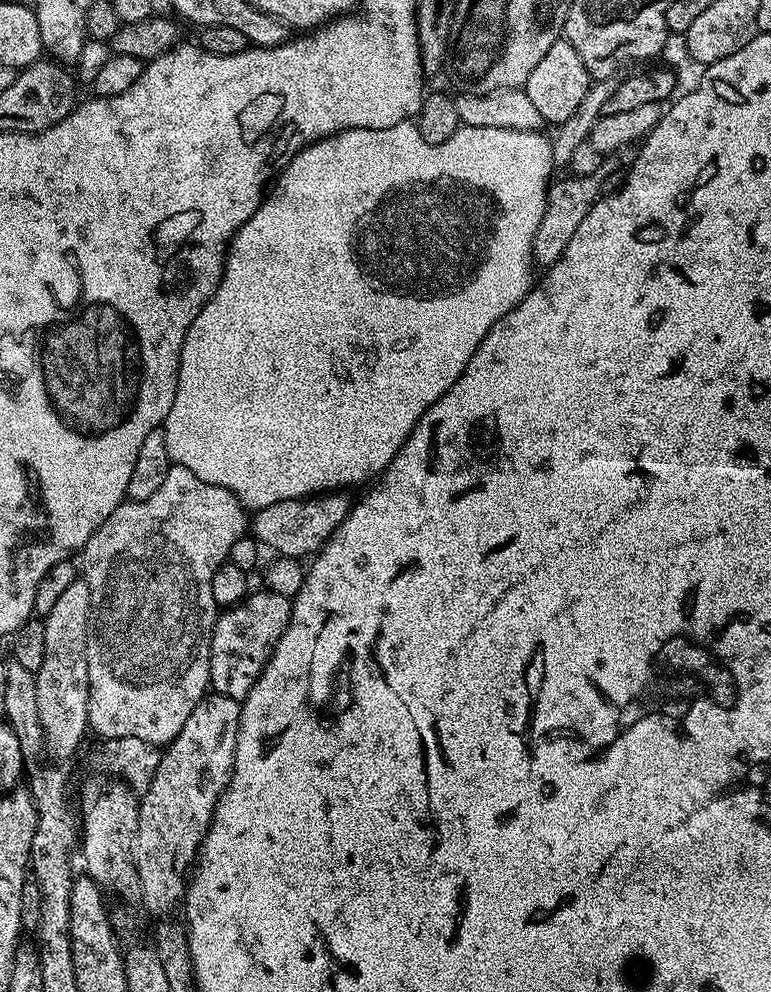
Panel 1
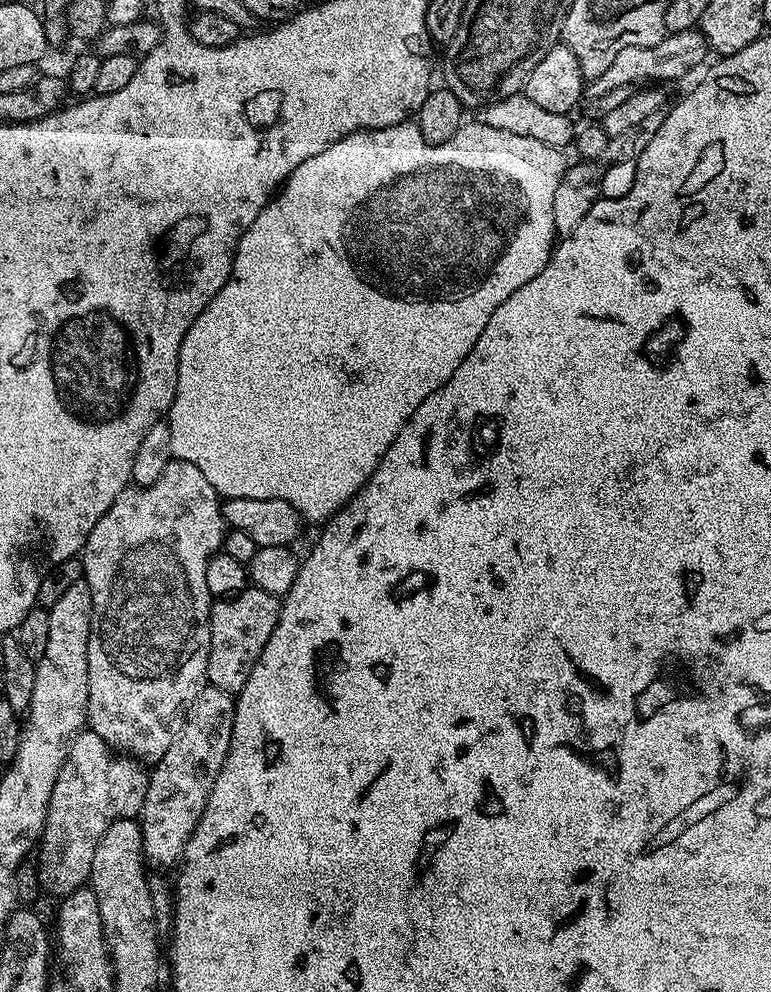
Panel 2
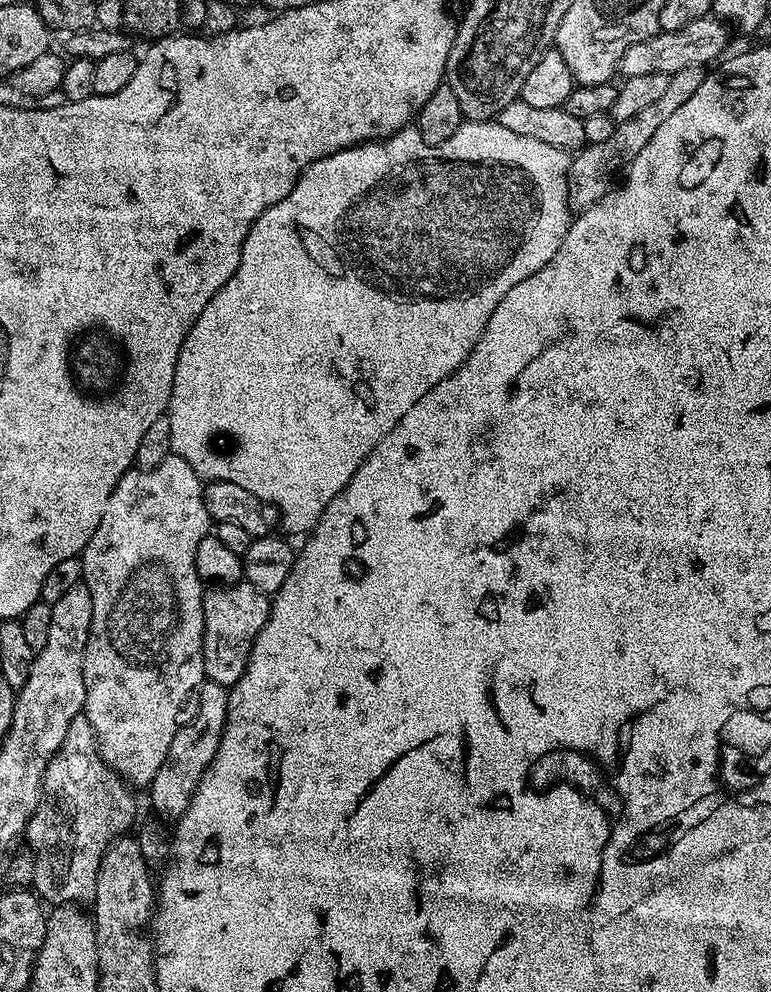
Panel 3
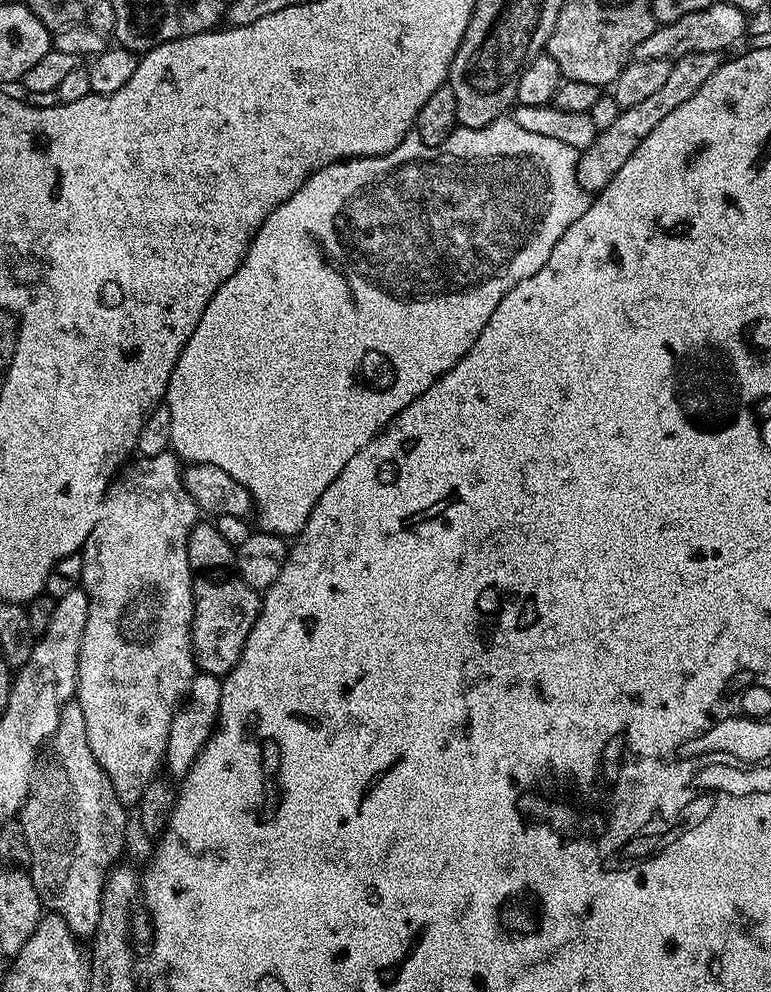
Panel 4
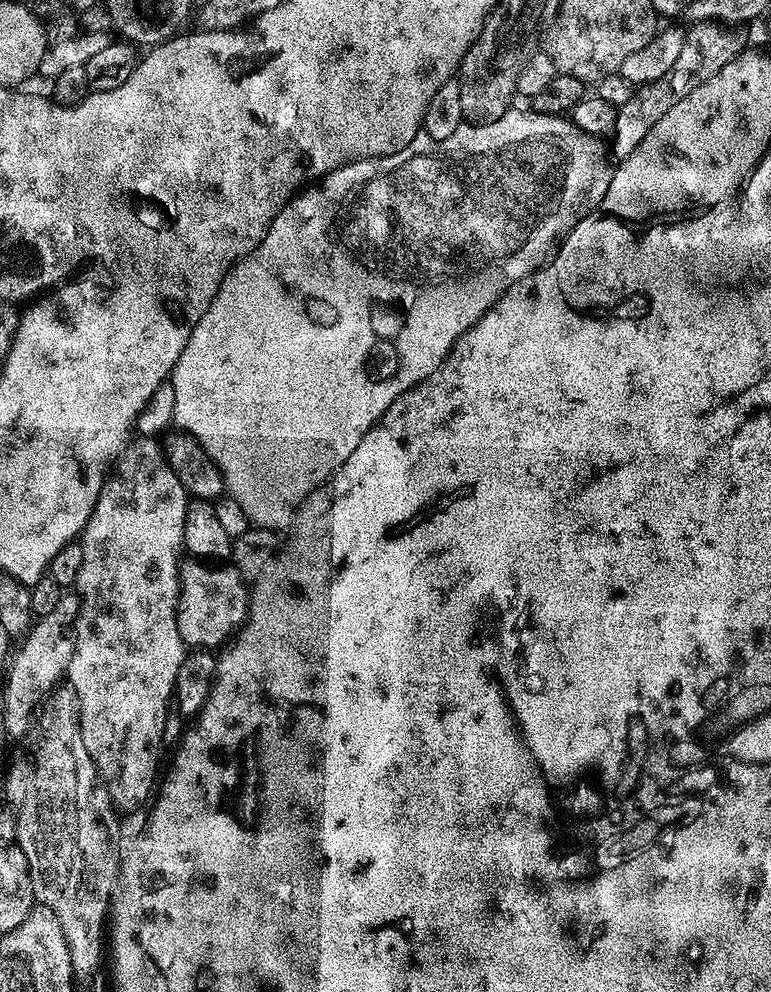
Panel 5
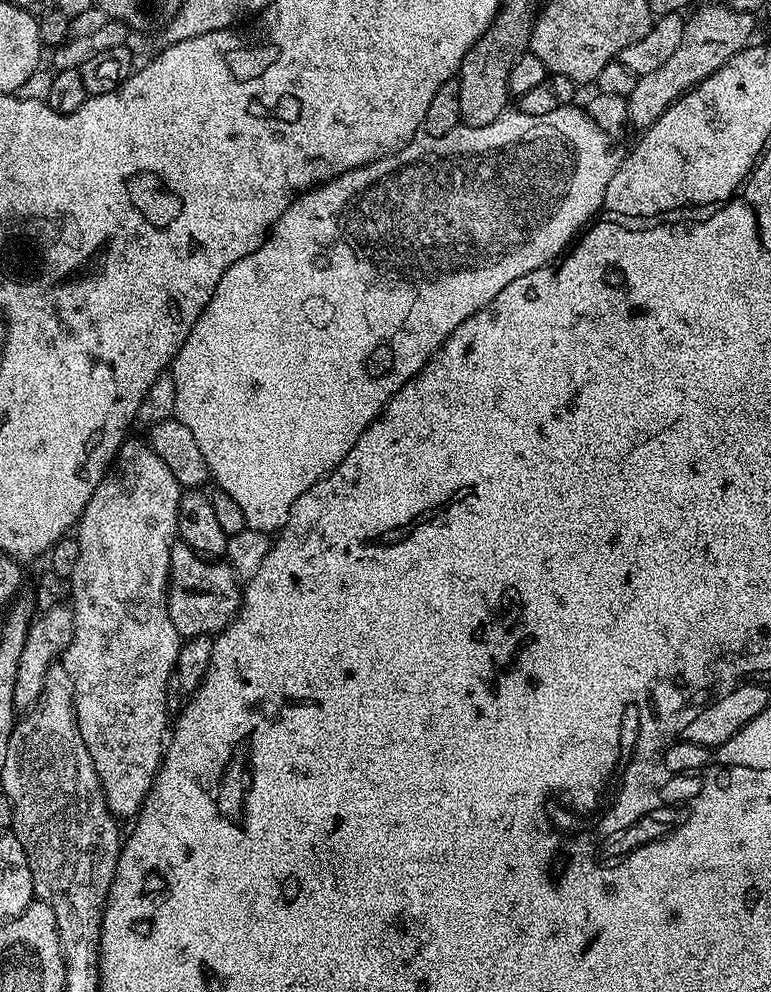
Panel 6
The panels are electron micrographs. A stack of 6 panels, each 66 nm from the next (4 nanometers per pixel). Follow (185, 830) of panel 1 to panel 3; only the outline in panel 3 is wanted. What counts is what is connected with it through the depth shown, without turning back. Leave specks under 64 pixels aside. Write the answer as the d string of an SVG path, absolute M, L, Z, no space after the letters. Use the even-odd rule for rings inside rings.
M205 679L195 693L196 713L189 720L187 717L177 727L174 742L170 742L170 750L166 754L166 762L162 762L158 774L154 774L150 785L152 808L156 811L153 813L157 817L172 822L190 806L198 782L203 778L210 762L214 762L214 754L218 754L218 746L222 742L222 734L226 726L228 693L229 689L223 688L220 684L215 684L210 679Z

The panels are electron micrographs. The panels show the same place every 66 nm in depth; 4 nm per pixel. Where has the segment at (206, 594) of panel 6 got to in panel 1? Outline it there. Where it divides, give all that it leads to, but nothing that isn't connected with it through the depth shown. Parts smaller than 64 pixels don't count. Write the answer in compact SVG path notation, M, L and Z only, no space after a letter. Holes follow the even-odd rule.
M267 590L259 591L253 591L239 604L233 604L217 615L216 625L212 628L208 675L211 691L217 696L244 701L246 694L250 694L254 682L260 677L269 658L272 657L278 638L282 638L290 622L291 599Z

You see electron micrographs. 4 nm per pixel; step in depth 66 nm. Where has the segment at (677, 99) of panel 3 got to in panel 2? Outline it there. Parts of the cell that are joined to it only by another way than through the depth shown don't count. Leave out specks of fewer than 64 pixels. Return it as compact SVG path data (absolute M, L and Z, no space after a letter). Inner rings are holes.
M659 111L650 114L650 118L646 118L643 122L638 122L638 126L634 126L634 130L626 130L626 134L611 137L606 146L606 150L602 150L599 162L576 162L576 165L565 167L562 178L558 182L558 191L554 194L554 226L557 233L561 237L568 236L574 226L578 226L578 222L582 222L582 218L586 218L586 214L590 214L590 206L594 206L597 200L601 199L600 179L604 176L603 164L624 164L627 162L635 162L642 154L642 150L646 150L646 146L650 142L650 138L654 138L654 134L658 130L658 126L664 120L664 112Z

